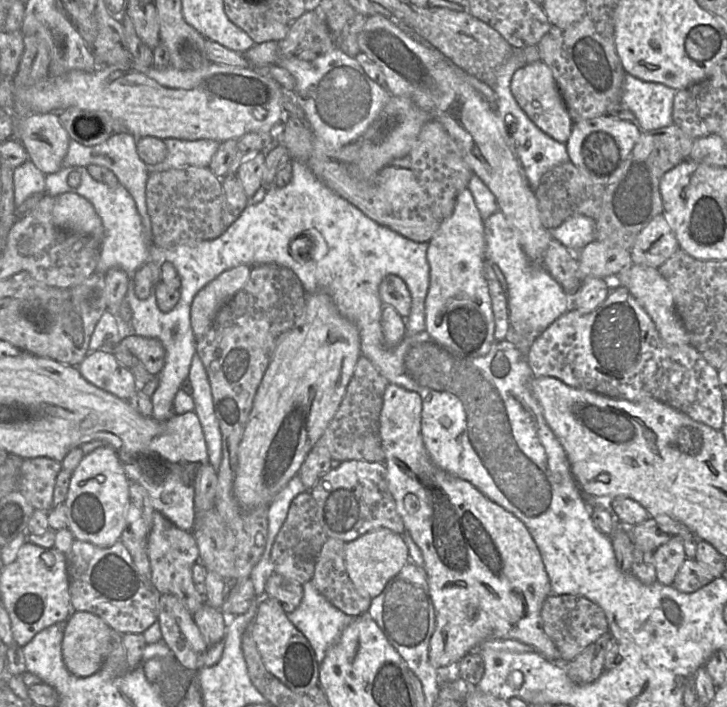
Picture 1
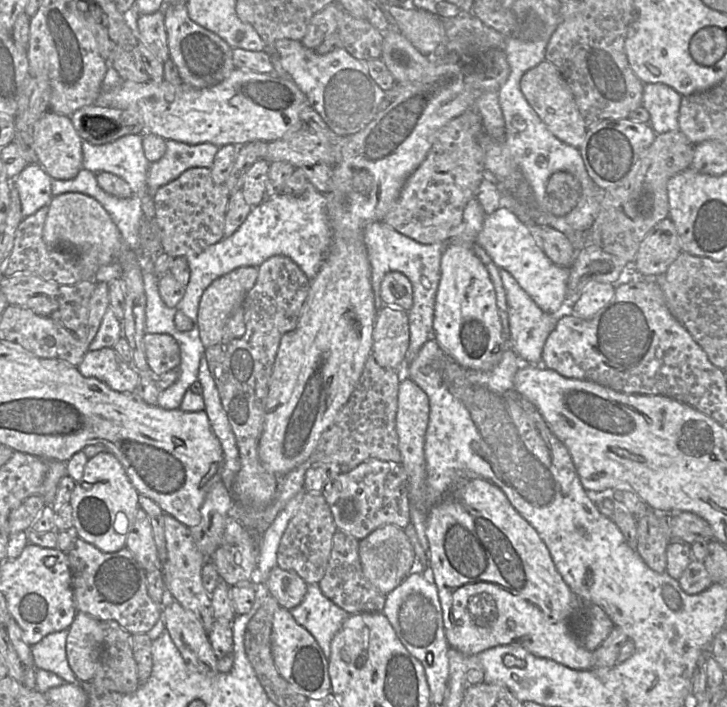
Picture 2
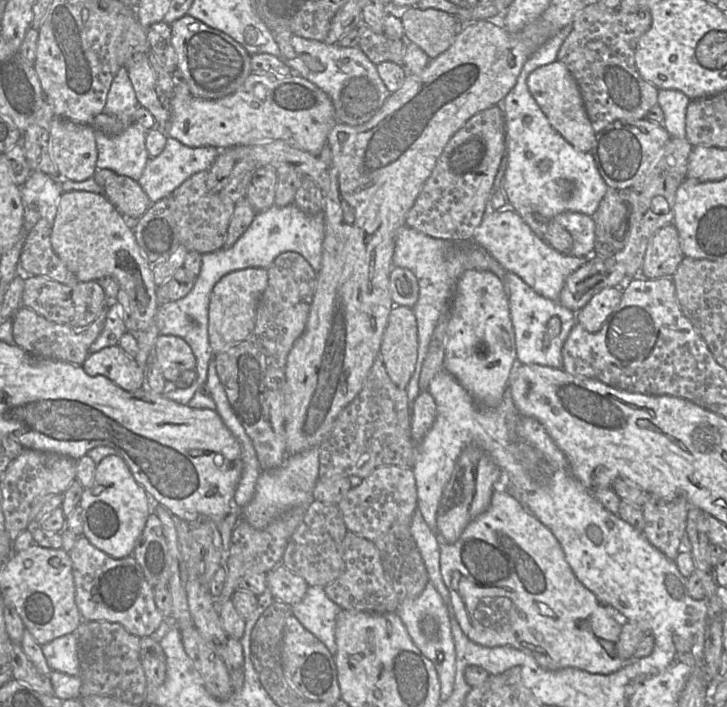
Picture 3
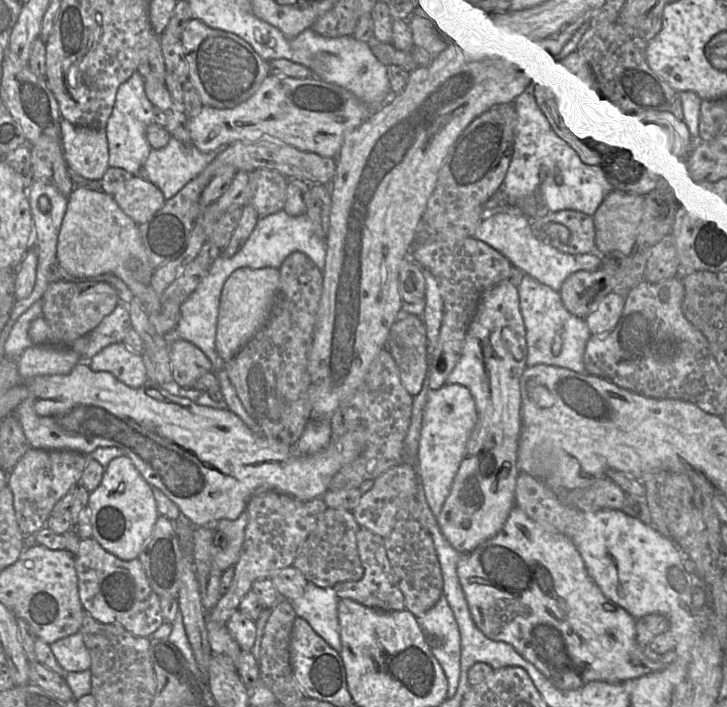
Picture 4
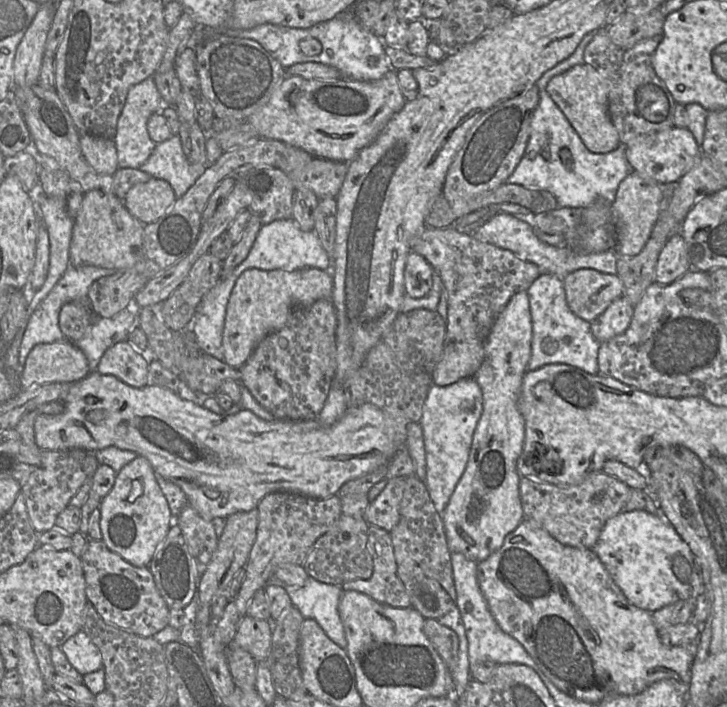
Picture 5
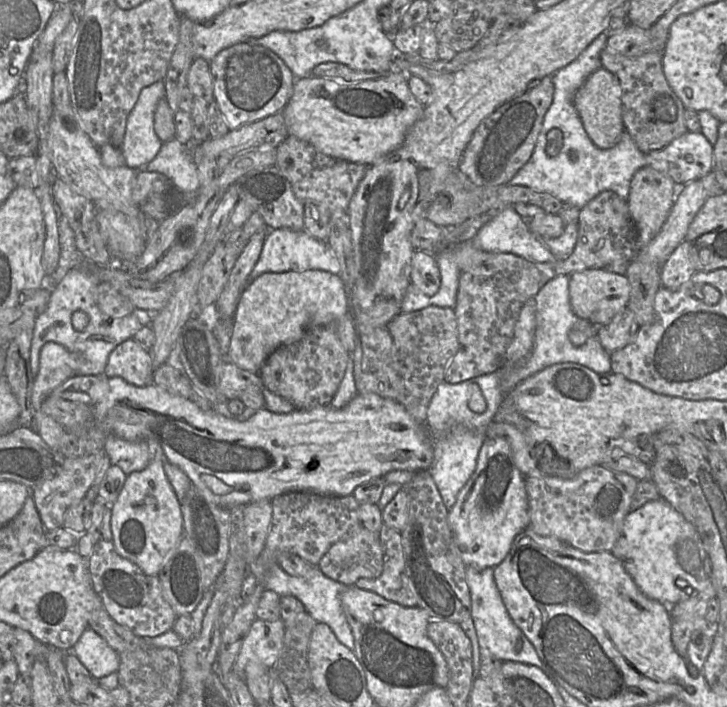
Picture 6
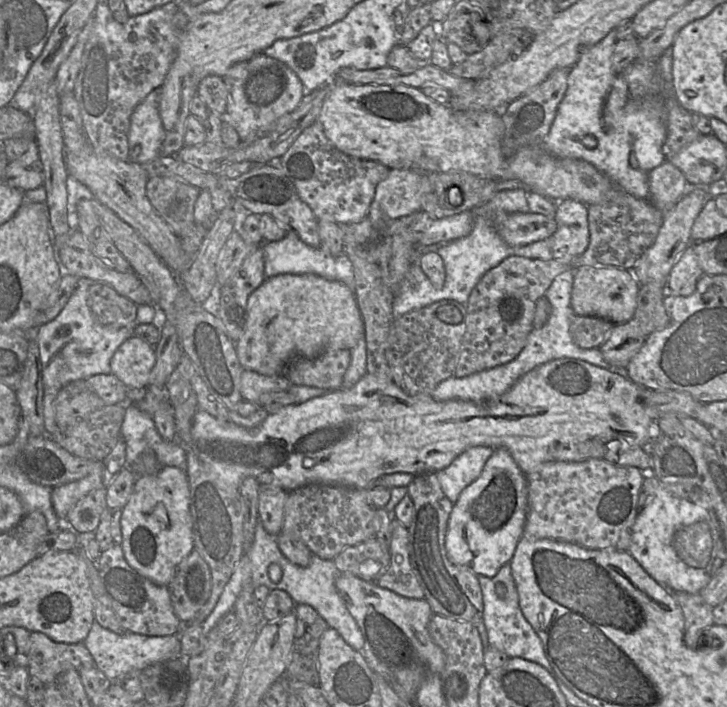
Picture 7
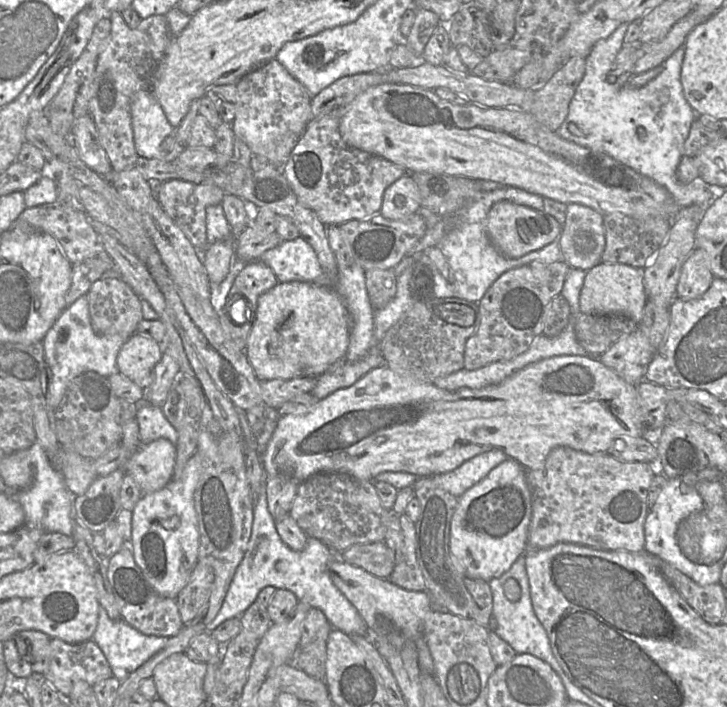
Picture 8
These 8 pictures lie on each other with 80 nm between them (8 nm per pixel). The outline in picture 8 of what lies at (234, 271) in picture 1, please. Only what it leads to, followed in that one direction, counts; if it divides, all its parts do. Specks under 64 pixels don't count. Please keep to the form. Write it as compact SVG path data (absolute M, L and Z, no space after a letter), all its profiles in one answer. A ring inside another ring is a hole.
M279 282L259 297L244 352L261 380L319 377L346 359L351 328L348 307L331 284Z

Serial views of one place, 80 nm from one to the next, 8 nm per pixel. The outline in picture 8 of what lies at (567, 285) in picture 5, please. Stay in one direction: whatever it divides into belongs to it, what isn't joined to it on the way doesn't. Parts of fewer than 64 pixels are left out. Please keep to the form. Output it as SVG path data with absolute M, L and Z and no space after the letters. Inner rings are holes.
M599 263L586 271L580 291L579 308L585 314L621 314L640 322L648 296L644 286L643 268L621 263Z

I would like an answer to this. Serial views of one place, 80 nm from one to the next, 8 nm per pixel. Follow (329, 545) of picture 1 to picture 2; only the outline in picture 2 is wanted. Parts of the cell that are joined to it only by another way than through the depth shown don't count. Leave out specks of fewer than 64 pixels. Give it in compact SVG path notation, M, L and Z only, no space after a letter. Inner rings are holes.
M336 532L333 536L332 548L324 577L318 583L322 593L330 601L348 614L381 613L386 601L382 594L364 575L361 567L359 540Z

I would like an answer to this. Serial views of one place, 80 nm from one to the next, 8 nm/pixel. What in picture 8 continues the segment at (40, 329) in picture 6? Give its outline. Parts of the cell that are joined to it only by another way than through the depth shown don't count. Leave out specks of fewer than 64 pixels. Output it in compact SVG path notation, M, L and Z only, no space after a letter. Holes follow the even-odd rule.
M87 295L80 296L60 314L42 340L47 364L47 404L54 411L74 378L87 371L104 376L118 374L117 356L128 338L122 335L102 335L95 331L89 312Z

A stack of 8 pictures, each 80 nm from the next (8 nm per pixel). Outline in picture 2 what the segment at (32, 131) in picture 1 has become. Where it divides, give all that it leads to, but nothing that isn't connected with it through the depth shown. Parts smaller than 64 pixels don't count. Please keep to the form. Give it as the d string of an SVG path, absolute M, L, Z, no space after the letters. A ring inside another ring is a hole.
M47 111L34 124L33 139L37 163L52 179L69 180L75 178L83 169L83 141L76 133L69 116Z

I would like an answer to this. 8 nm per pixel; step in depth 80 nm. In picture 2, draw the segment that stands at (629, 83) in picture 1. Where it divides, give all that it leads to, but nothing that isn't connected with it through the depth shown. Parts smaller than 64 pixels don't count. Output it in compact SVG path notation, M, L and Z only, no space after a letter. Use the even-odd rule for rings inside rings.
M662 83L644 84L641 106L650 114L649 125L656 134L679 131L682 95Z

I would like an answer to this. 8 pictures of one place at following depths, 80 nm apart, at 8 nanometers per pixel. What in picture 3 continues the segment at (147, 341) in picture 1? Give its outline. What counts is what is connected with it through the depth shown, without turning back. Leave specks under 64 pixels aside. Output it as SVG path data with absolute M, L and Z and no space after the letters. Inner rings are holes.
M162 335L155 343L155 360L168 382L174 382L185 371L195 370L196 358L189 344L174 335Z

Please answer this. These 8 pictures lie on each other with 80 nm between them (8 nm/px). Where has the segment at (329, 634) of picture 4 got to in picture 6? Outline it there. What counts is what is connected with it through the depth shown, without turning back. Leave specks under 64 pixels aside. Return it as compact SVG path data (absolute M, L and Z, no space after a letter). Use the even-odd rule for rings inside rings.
M275 561L262 576L261 583L265 589L273 590L280 596L296 597L317 622L328 625L343 645L353 649L354 636L341 604L341 593L345 586L327 577L316 565L312 565L307 575L298 577L289 575Z

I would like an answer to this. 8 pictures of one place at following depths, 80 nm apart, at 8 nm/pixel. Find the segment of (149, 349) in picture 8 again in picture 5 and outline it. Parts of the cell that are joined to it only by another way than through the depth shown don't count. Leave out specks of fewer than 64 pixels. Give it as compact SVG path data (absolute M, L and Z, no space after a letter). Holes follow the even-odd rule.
M126 339L104 352L97 371L113 375L132 387L142 388L148 384L149 362L149 355L137 350Z

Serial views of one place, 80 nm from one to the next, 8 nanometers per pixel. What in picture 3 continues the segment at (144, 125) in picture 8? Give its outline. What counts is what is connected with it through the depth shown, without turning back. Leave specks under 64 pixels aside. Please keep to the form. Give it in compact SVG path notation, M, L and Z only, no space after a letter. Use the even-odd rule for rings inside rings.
M126 67L116 74L109 89L105 111L114 115L132 115L141 107ZM136 123L113 137L96 132L97 170L109 169L117 175L139 181L150 159L145 142L146 134L147 130Z

